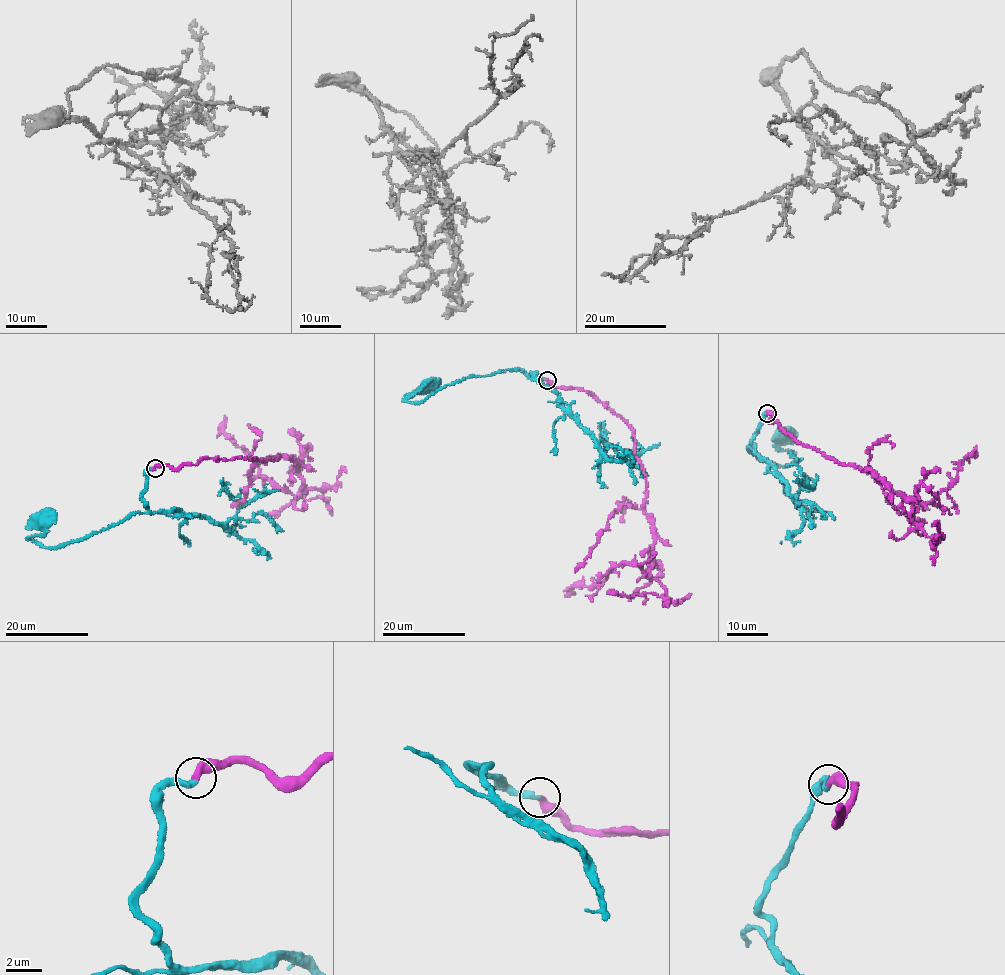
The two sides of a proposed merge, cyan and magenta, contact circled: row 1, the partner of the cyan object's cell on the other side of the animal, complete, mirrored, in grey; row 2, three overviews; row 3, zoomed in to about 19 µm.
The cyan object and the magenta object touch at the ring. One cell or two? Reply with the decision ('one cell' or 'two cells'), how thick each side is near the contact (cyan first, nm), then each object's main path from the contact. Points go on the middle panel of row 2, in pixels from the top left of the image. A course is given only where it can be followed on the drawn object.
one cell; 320 nm thick on the cyan side, 480 nm on the other; cyan runs (547, 380), (516, 369), (499, 370), (460, 379), (420, 402), (406, 400), (428, 384); magenta runs (547, 380), (586, 390), (618, 415), (646, 482), (650, 570), (621, 564), (574, 593)

